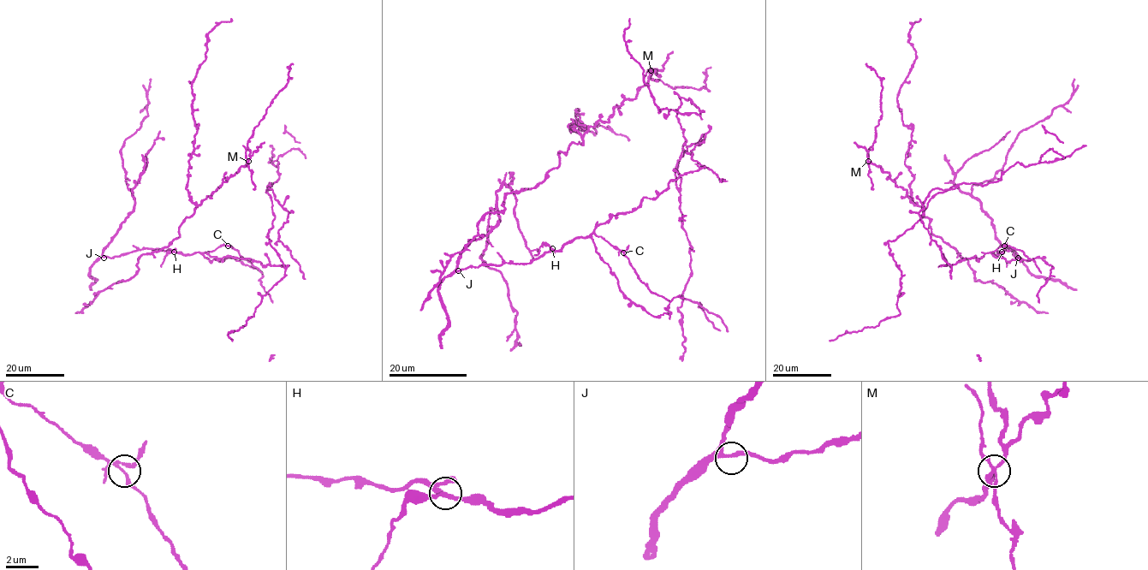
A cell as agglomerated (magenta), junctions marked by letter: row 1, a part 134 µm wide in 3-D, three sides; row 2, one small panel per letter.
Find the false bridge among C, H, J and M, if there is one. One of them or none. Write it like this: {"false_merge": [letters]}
{"false_merge": ["M"]}

